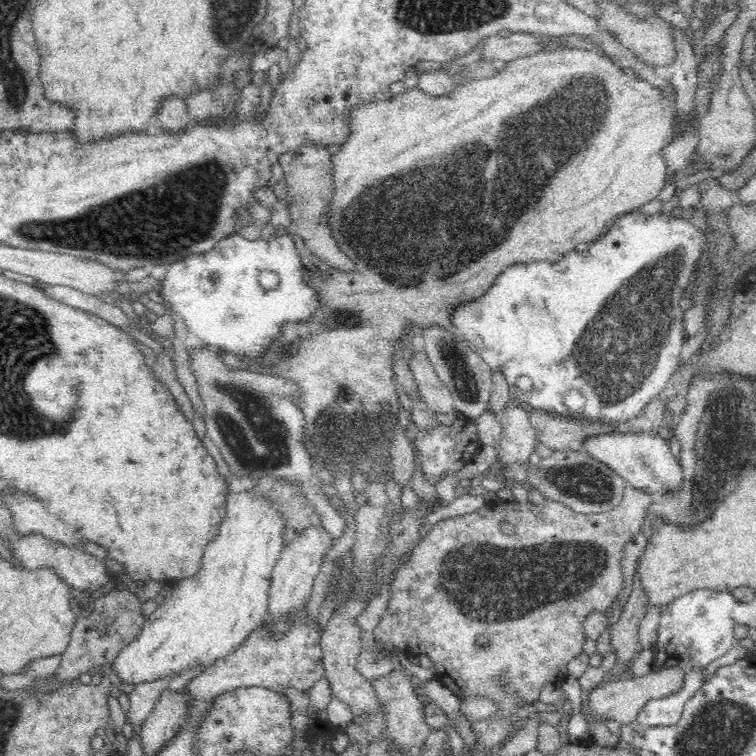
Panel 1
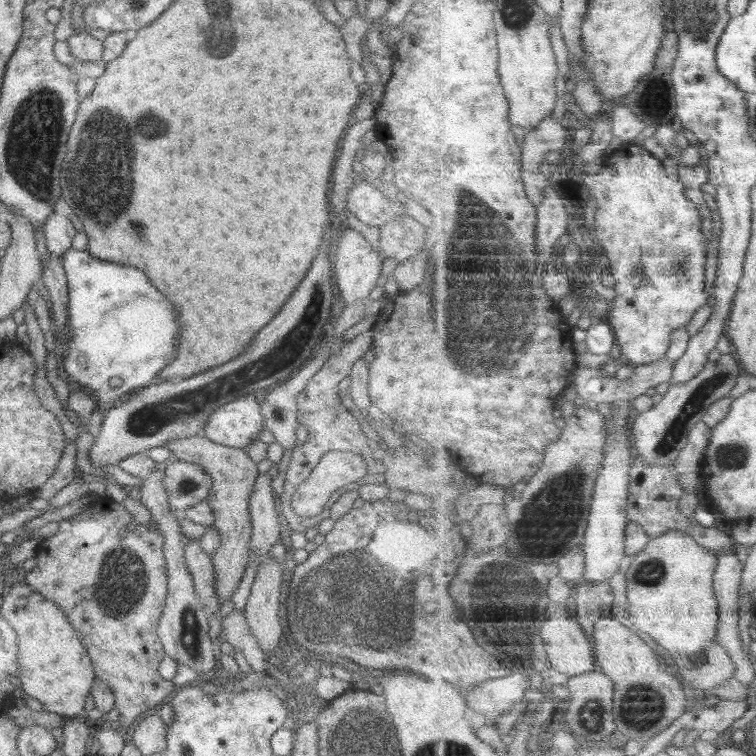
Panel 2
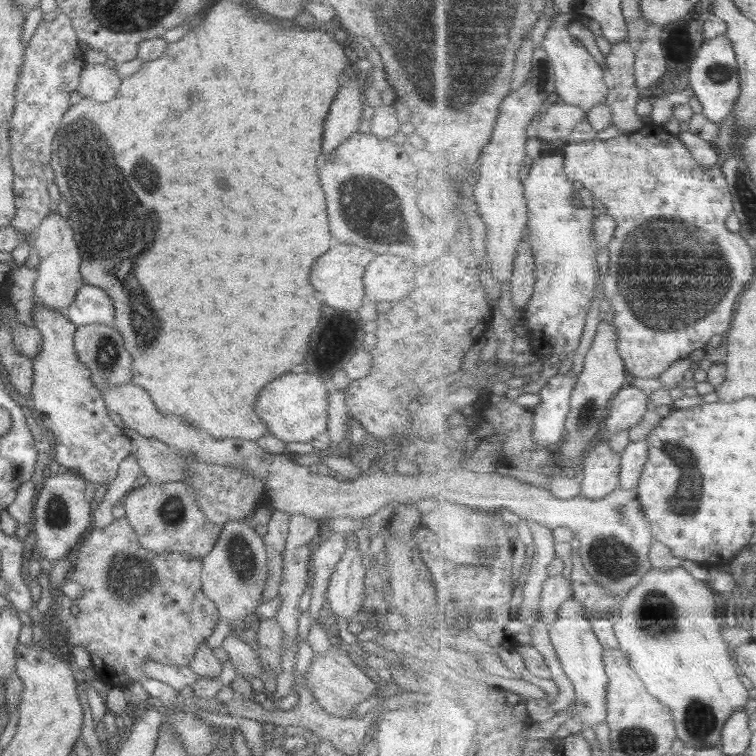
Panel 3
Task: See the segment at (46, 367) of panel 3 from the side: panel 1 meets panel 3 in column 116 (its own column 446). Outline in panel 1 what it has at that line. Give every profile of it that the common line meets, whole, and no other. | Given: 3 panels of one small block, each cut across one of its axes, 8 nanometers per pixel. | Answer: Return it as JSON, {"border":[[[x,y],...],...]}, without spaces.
{"border":[[[457,413],[457,417],[451,426],[446,426],[437,421],[430,428],[418,430],[415,438],[415,448],[417,448],[415,456],[419,455],[419,468],[423,472],[423,477],[435,486],[448,473],[458,472],[458,470],[470,464],[480,446],[481,442],[479,441],[475,420]]]}

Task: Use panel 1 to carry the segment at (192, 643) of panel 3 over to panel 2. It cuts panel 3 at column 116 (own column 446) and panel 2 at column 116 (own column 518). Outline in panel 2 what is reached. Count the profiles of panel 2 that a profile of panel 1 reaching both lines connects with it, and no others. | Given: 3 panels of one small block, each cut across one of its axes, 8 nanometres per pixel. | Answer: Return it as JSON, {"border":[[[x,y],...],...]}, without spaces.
{"border":[[[107,496],[96,499],[84,511],[59,522],[54,536],[40,540],[35,553],[38,565],[25,576],[27,586],[48,602],[54,602],[70,626],[82,636],[80,640],[89,654],[95,678],[103,680],[114,693],[114,708],[120,714],[116,725],[119,730],[136,722],[148,710],[158,710],[159,703],[167,701],[179,688],[158,673],[158,666],[165,656],[157,634],[168,594],[168,572],[163,553],[165,540],[152,523],[139,524],[122,539],[120,531],[132,522],[133,516],[122,504]]]}

